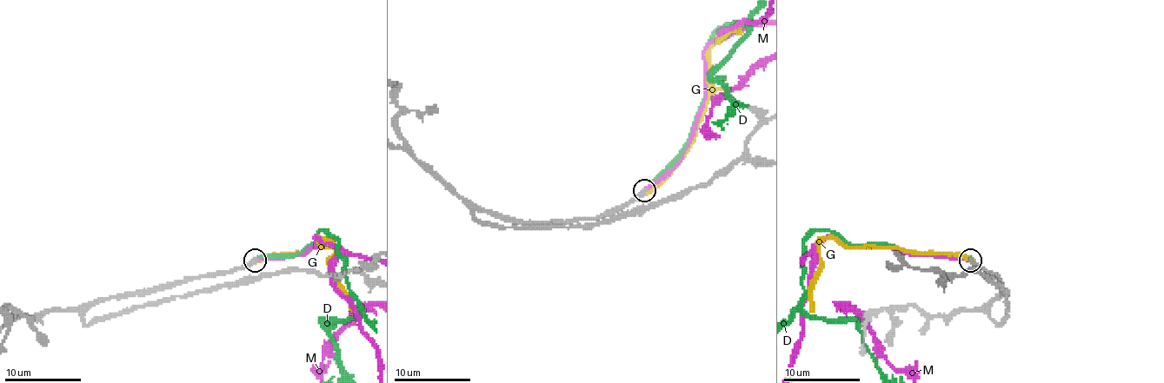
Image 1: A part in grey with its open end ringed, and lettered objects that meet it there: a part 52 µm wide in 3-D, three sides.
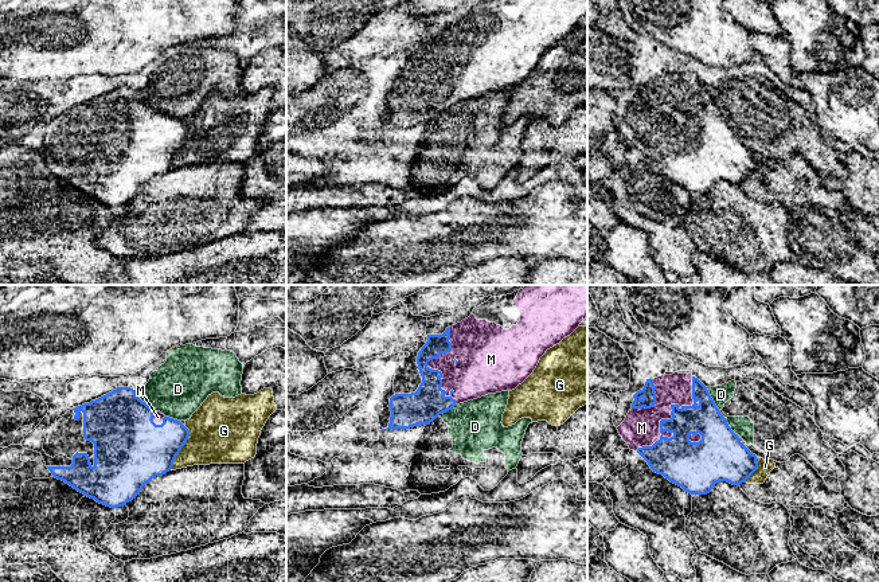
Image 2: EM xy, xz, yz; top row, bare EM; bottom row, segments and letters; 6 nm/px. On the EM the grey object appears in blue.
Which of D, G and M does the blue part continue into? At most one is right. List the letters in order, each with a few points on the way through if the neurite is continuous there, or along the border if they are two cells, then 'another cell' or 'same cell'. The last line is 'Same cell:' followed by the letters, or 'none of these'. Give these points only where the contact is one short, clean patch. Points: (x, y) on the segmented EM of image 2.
D: another cell
G: another cell
M: same cell
Same cell: M

